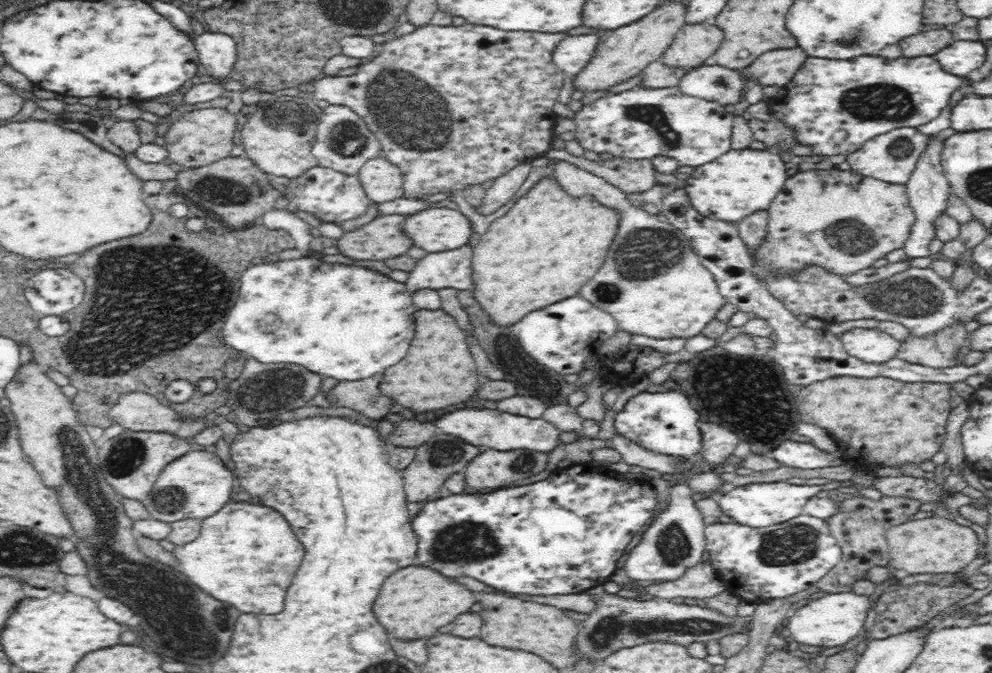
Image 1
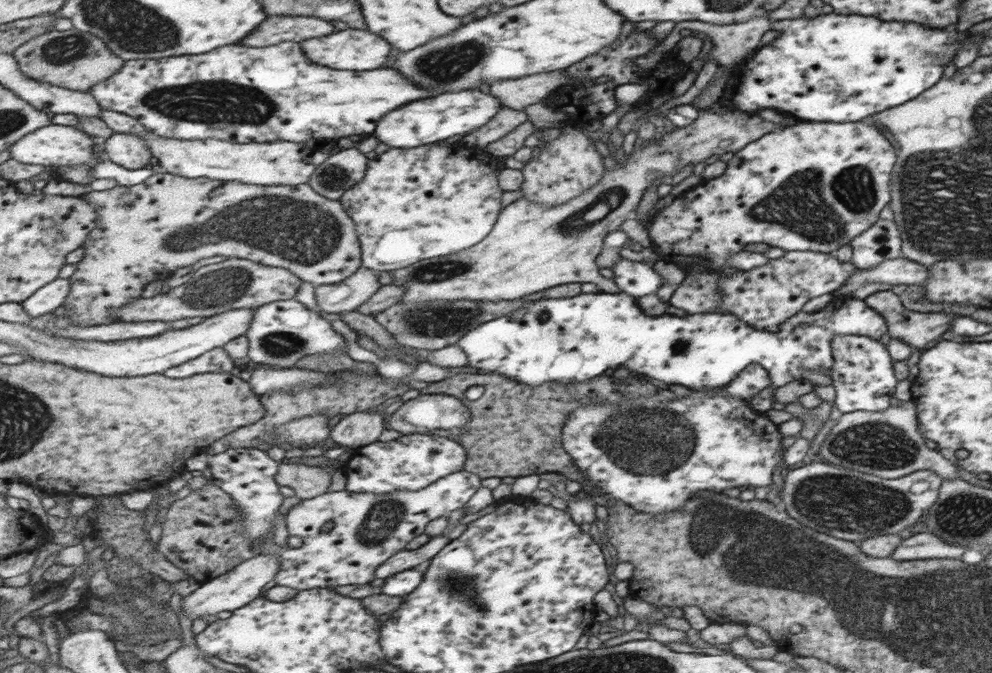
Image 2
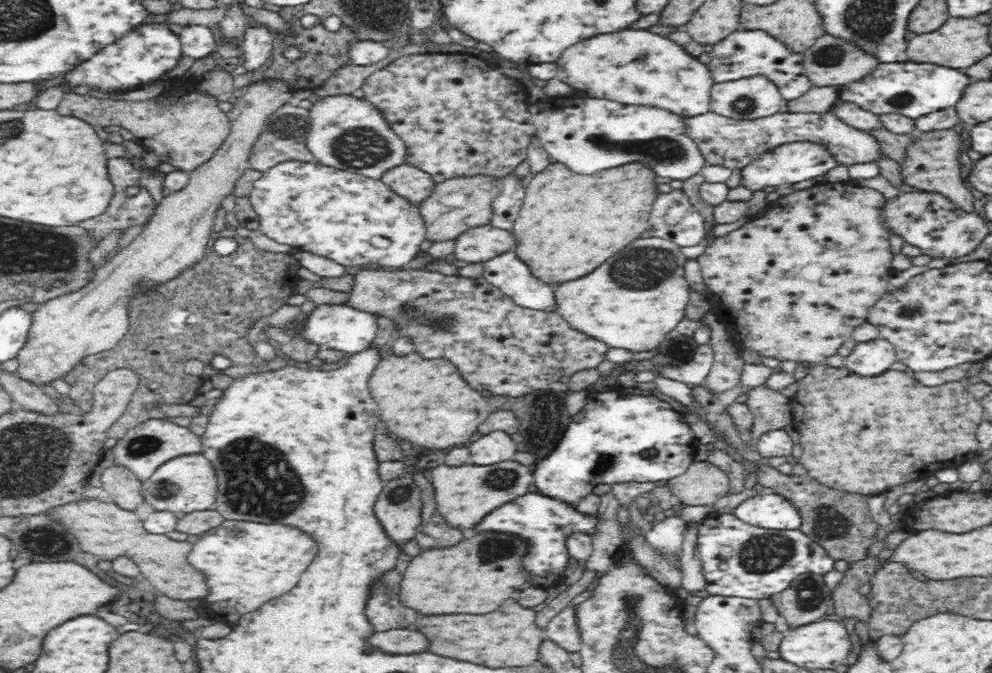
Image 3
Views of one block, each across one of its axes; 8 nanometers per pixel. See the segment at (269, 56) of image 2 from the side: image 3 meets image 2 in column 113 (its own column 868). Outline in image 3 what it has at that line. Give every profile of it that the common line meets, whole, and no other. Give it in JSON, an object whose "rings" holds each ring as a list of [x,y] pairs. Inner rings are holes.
{"rings":[[[912,61],[880,63],[871,75],[840,88],[836,101],[853,102],[877,115],[900,113],[914,119],[955,106],[968,84],[970,84],[970,78],[954,68]]]}

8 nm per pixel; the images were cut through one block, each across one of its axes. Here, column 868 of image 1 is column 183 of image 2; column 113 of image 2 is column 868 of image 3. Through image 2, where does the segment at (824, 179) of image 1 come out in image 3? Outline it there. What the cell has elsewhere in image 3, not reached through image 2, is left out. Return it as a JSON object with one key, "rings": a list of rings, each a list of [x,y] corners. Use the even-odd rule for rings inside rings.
{"rings":[[[851,181],[825,182],[806,190],[799,188],[792,194],[780,197],[778,206],[772,206],[764,214],[752,217],[737,230],[722,237],[715,237],[707,245],[704,253],[696,259],[701,267],[704,284],[707,286],[706,294],[710,297],[710,309],[714,310],[719,319],[726,324],[726,332],[728,332],[728,339],[732,341],[732,345],[740,352],[746,348],[746,350],[758,352],[759,356],[768,356],[768,358],[776,358],[776,360],[792,360],[792,362],[814,364],[815,366],[825,362],[828,356],[836,354],[838,348],[851,337],[852,331],[867,322],[868,313],[882,298],[882,295],[891,289],[889,280],[895,272],[891,268],[893,254],[890,251],[890,231],[884,229],[882,219],[880,219],[880,208],[884,206],[886,200],[880,192],[872,188],[860,187]]]}

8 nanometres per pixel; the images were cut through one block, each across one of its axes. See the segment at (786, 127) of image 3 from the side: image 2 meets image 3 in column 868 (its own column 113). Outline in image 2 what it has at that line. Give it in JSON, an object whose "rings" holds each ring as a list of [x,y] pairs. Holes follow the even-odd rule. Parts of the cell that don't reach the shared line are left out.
{"rings":[[[114,132],[109,140],[103,141],[103,145],[107,160],[129,170],[145,168],[154,156],[148,142],[136,134]]]}

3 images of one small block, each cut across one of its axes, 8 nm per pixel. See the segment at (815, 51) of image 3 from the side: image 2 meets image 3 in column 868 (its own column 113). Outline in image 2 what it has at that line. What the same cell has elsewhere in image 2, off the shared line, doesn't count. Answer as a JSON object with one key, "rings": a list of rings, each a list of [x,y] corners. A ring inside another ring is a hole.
{"rings":[[[75,28],[66,31],[50,30],[47,34],[37,36],[20,46],[13,55],[29,78],[85,92],[91,92],[96,84],[110,79],[116,72],[121,71],[127,62],[113,53],[100,36]]]}

